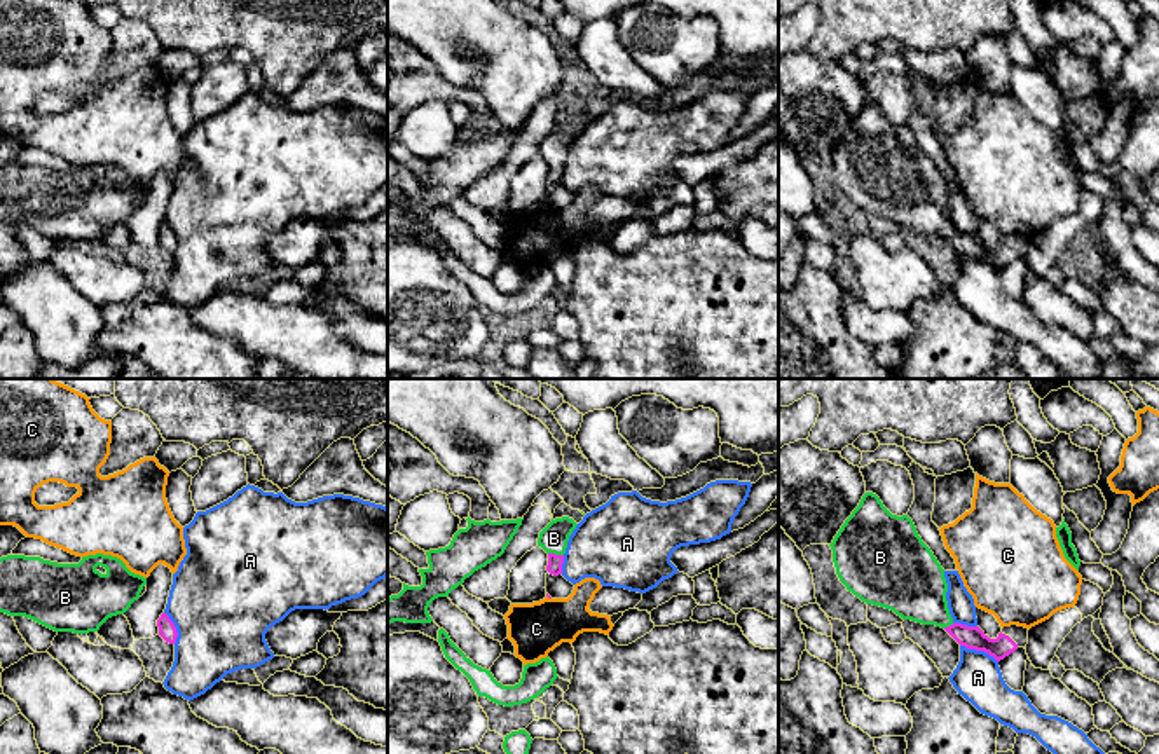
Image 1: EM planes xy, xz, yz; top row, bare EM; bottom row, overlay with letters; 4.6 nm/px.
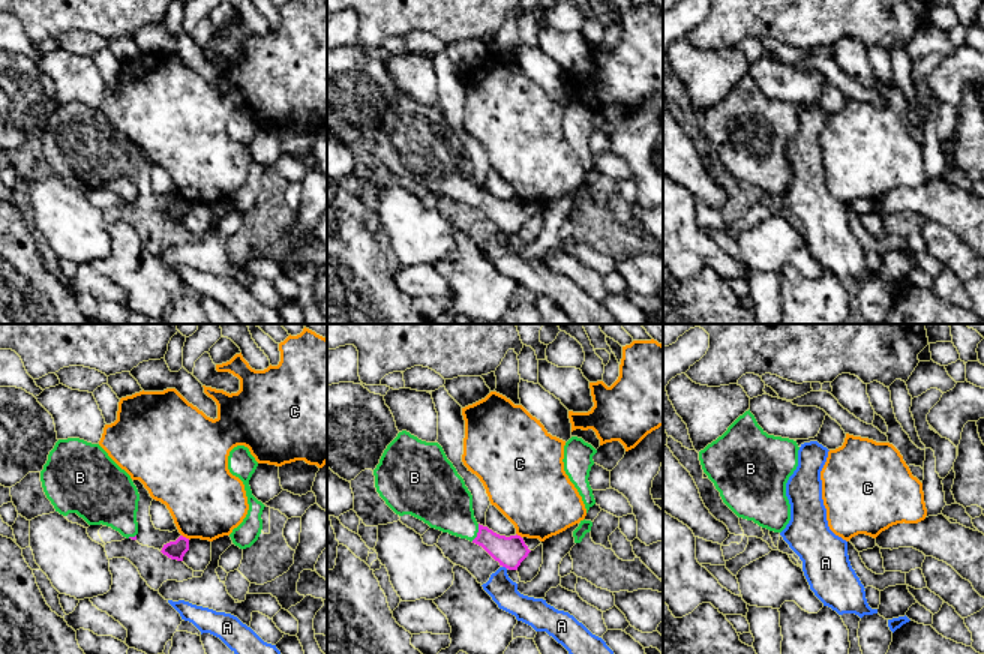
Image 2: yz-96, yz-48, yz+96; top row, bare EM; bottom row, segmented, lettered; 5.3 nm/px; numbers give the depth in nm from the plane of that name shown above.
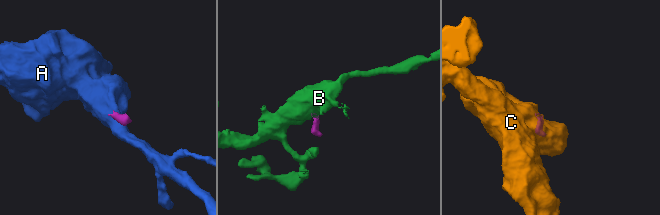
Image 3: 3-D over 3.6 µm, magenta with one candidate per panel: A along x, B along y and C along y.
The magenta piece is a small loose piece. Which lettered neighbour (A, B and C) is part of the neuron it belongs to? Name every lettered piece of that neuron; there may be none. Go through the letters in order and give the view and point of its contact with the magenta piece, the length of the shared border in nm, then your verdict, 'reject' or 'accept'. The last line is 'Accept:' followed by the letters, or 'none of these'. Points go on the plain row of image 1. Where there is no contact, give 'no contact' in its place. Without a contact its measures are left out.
A: yz (980, 259) | 190 nm | reject
B: xz (554, 163) | 70 nm | accept
C: xz (548, 206) | 30 nm | reject
Accept: B

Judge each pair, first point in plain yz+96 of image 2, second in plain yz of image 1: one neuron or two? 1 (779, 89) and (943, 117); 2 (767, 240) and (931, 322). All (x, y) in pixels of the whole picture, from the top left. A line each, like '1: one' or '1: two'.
1: two
2: two

